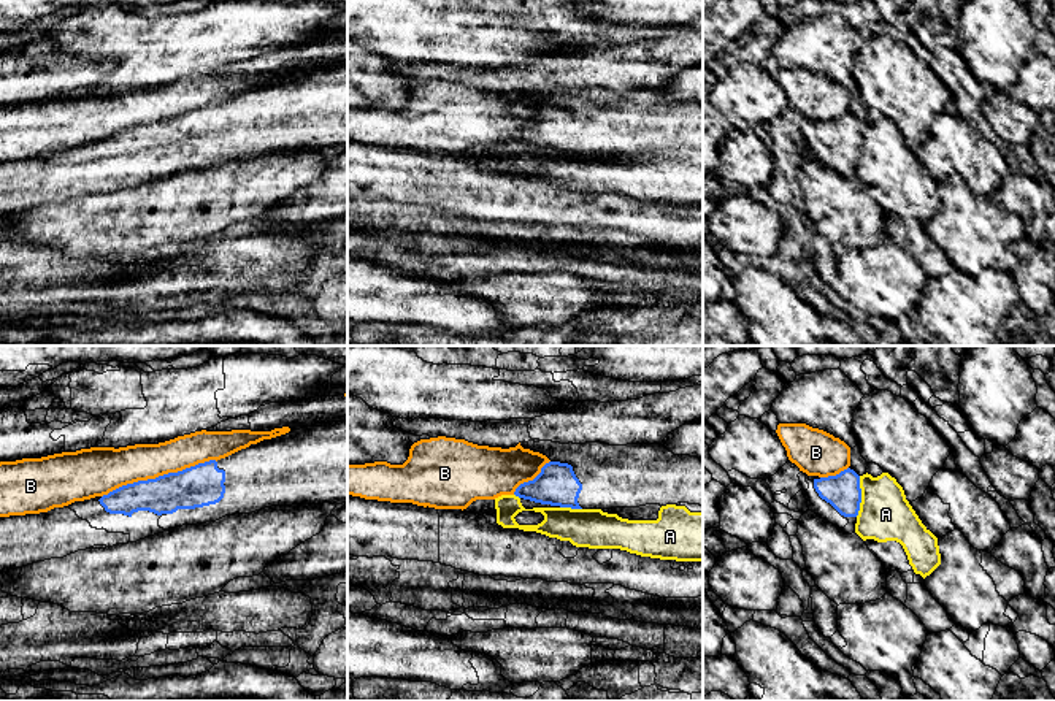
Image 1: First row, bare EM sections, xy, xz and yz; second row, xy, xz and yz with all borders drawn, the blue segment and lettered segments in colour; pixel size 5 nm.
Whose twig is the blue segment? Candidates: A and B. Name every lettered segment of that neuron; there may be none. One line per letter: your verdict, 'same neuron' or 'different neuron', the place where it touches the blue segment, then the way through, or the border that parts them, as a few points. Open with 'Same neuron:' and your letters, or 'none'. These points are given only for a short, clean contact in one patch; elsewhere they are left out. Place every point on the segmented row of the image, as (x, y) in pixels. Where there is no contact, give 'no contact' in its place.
Same neuron: none
A: different neuron; contact yz (860, 497); border yz (860, 476), (860, 509), (855, 516)
B: different neuron; contact xy (159, 476)

